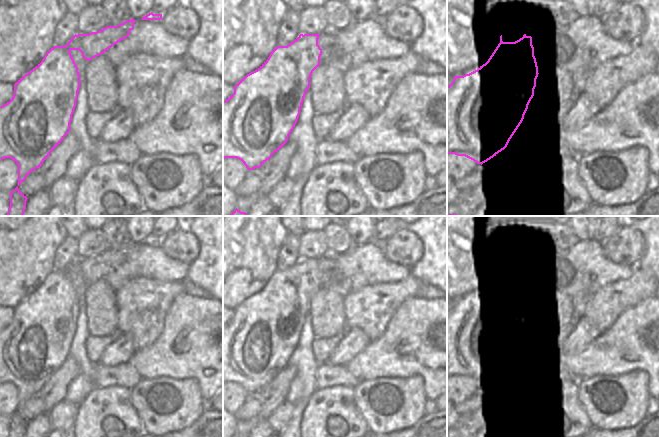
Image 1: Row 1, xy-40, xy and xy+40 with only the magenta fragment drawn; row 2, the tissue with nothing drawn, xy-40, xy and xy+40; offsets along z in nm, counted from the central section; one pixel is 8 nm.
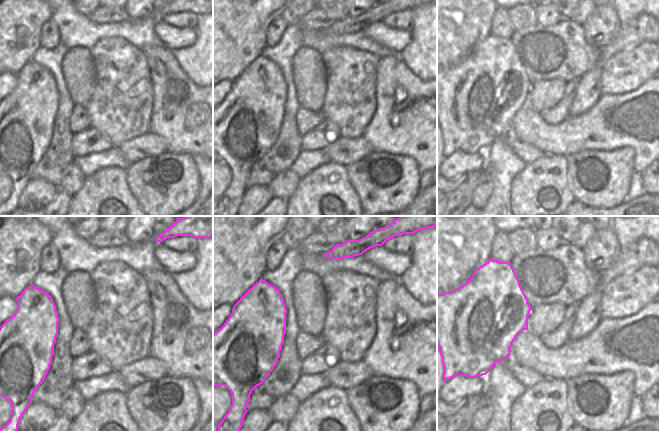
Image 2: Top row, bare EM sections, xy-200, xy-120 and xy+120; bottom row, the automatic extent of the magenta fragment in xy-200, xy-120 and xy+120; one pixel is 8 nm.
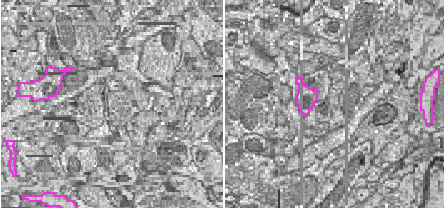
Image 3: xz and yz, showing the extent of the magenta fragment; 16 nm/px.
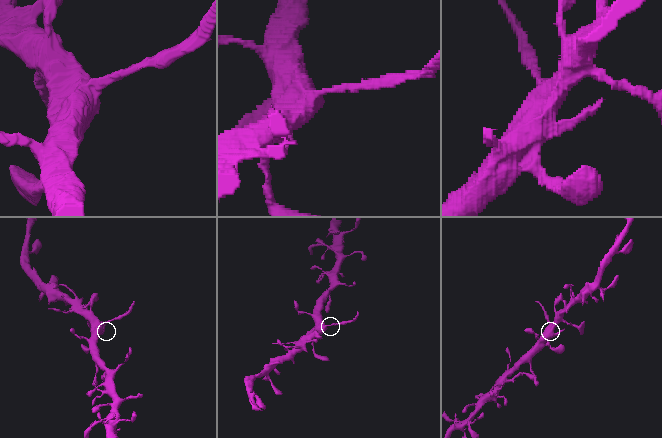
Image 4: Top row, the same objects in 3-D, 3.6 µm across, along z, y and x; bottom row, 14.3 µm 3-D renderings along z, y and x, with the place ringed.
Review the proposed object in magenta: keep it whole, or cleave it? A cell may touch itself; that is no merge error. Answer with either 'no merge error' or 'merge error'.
merge error

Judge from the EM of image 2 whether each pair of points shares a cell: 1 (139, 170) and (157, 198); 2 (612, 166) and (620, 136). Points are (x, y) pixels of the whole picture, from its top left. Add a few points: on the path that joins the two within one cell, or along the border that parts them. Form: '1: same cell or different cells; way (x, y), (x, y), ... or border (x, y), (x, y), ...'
1: same cell; way (144, 177), (144, 182), (153, 191)
2: different cells; border (594, 149), (612, 151), (632, 148), (634, 164)

